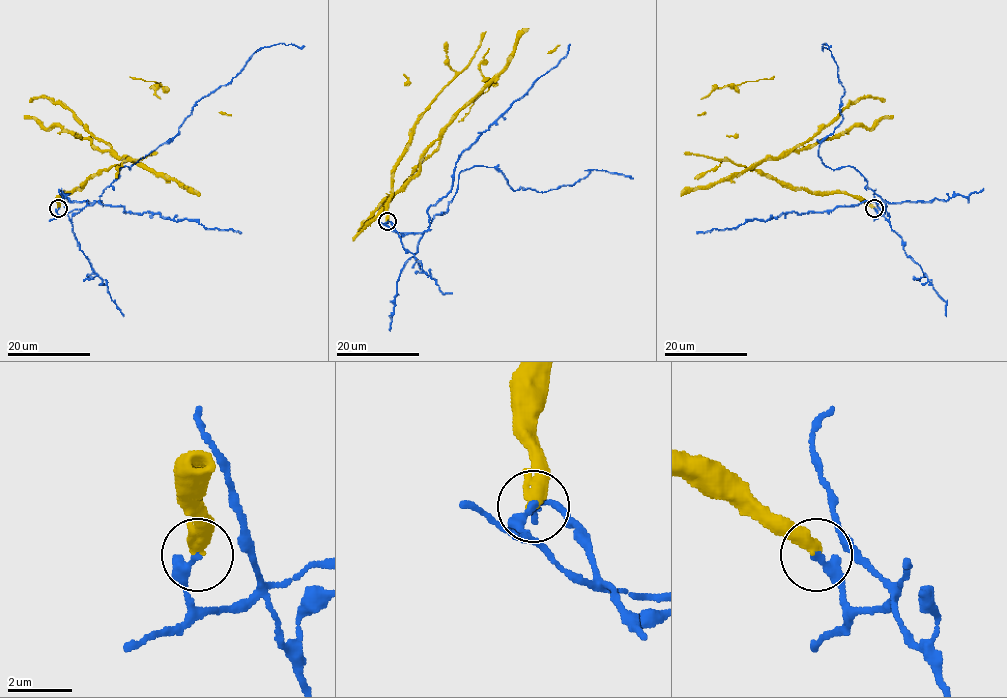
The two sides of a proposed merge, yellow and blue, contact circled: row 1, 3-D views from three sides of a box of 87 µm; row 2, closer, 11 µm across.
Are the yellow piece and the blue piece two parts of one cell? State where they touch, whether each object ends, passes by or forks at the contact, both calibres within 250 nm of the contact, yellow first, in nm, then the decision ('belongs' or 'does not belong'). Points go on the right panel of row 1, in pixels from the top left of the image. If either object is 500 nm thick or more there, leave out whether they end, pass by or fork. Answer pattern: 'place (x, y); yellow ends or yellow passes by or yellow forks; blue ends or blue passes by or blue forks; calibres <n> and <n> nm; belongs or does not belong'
place (874, 208); yellow ends; blue ends; calibres 480 and 320 nm; does not belong

